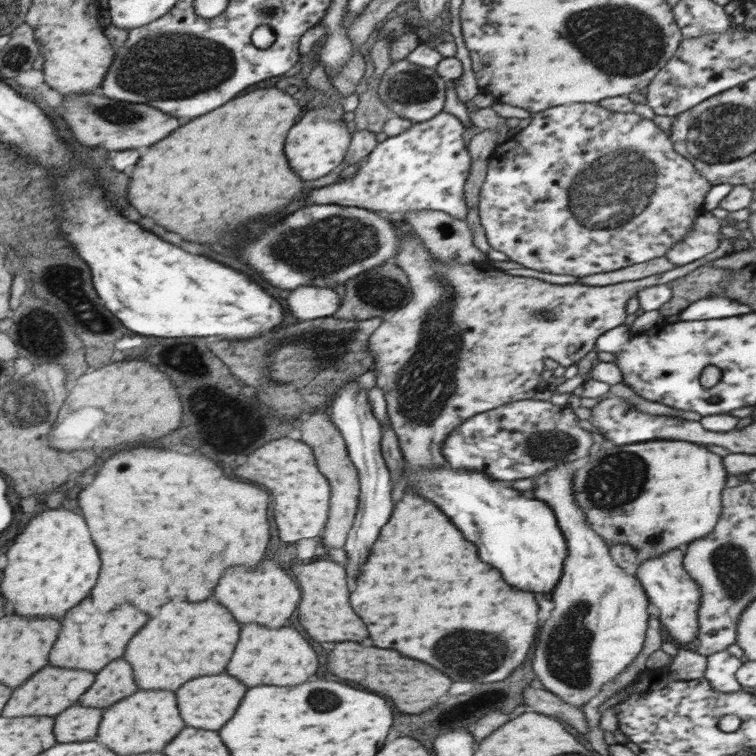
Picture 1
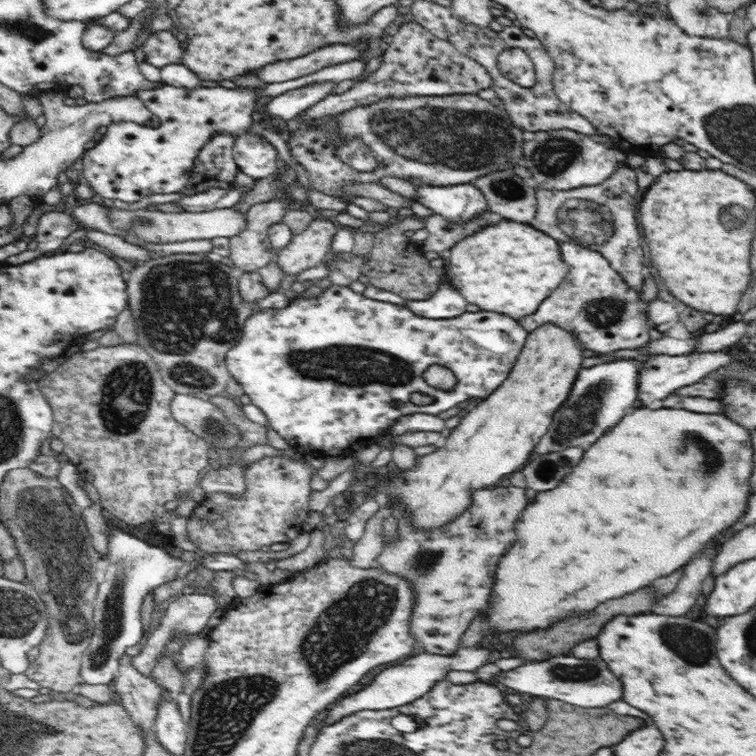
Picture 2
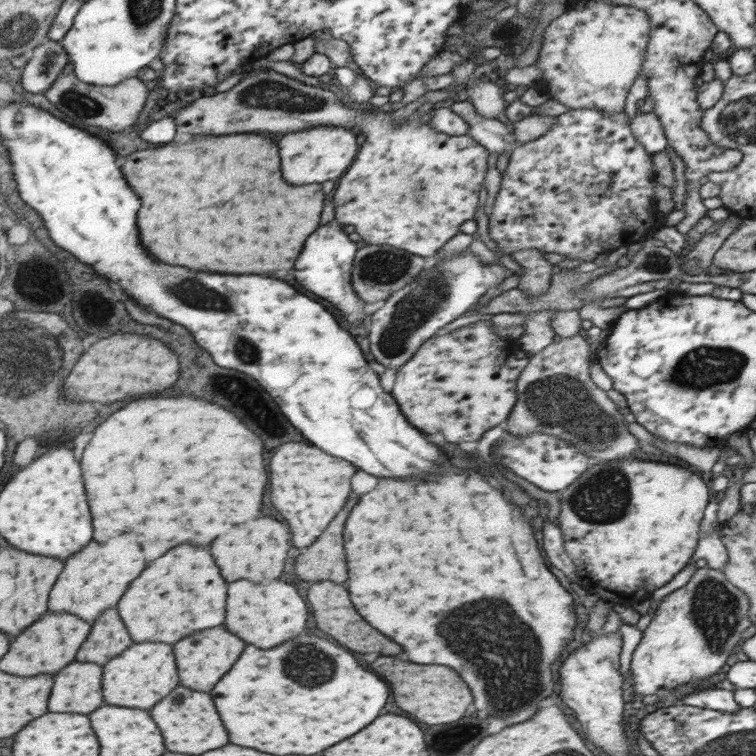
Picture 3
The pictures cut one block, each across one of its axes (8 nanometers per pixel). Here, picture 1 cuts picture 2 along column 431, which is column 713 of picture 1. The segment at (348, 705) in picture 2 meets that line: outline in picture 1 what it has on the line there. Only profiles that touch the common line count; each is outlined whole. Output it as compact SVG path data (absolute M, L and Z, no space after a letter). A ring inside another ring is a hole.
M717 652L707 657L704 678L718 692L738 692L742 685L736 682L736 670L740 668L740 660L732 658L728 652Z

